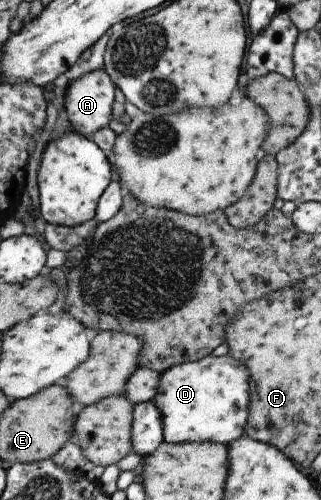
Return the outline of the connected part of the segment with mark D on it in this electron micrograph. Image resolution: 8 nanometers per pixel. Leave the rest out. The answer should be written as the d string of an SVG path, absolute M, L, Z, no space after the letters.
M228 355L204 356L196 361L177 363L161 372L151 402L160 412L163 441L169 444L214 442L226 445L242 436L248 415L250 384L247 379L247 369Z

